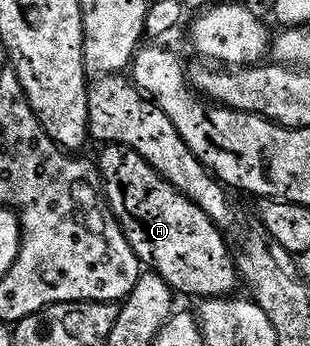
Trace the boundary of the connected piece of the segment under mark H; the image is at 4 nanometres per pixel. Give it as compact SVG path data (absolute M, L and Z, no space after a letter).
M107 145L102 148L103 151L97 158L97 166L99 169L99 178L103 181L103 194L107 197L107 205L115 214L115 222L119 225L119 230L127 239L127 243L133 249L133 253L138 257L140 264L144 268L150 269L154 274L160 275L164 281L171 287L172 292L183 295L200 295L200 300L210 301L212 299L222 299L231 297L236 294L235 286L240 286L239 268L237 266L236 256L231 256L231 251L227 248L227 243L223 240L224 232L215 226L215 222L206 215L203 210L198 207L192 199L185 197L174 187L169 181L165 181L154 169L144 161L139 154L128 147L120 147L118 145Z

